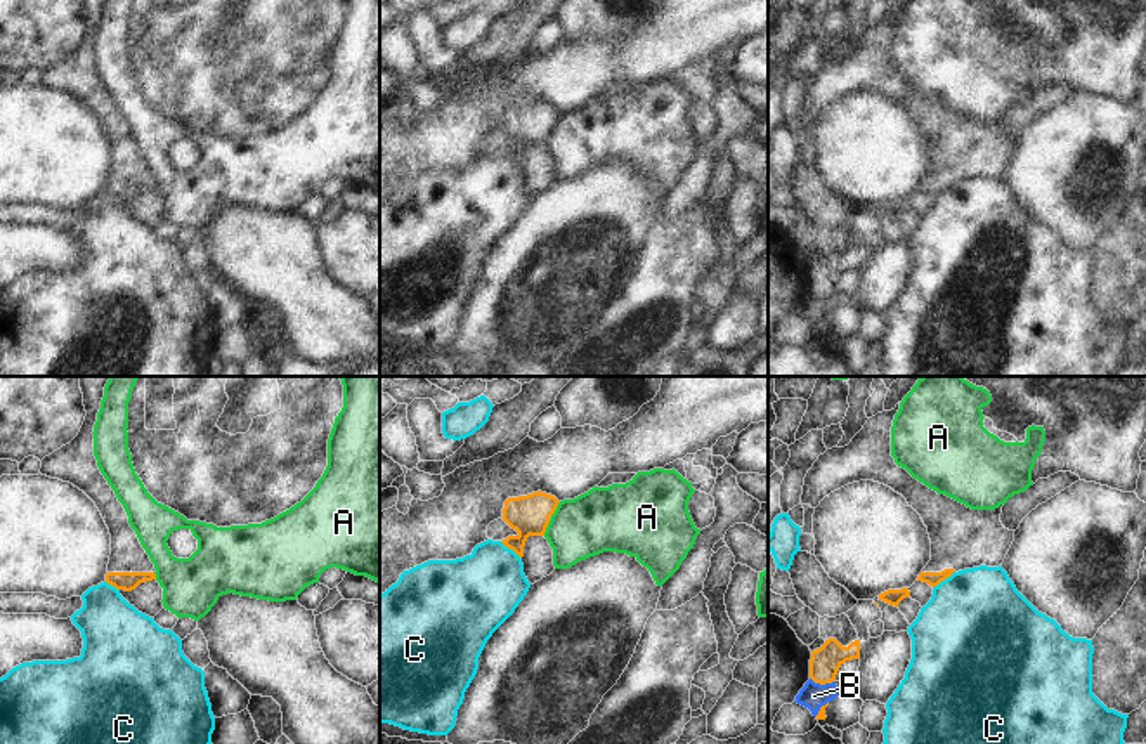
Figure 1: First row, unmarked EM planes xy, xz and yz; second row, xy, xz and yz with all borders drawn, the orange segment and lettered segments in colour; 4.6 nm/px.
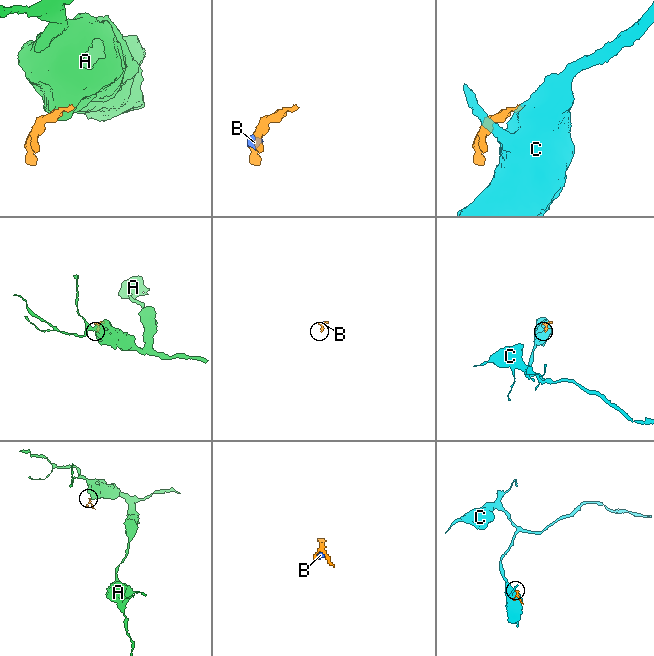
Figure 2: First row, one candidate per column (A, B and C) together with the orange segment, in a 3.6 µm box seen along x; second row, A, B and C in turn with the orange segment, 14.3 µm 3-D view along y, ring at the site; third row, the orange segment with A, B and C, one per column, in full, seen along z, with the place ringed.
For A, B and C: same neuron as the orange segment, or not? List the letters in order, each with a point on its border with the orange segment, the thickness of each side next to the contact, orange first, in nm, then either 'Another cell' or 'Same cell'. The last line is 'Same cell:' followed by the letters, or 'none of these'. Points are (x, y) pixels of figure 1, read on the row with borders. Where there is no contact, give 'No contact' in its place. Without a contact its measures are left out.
A: Touches orange at xz (555, 509). Thickness 190 nm (orange) against 300 nm. Another cell
B: Touches orange at yz (822, 684). Thickness 140 nm (orange) against 120 nm. Another cell
C: Touches orange at yz (944, 580). Thickness 70 nm (orange) against 480 nm. Another cell
Same cell: none of these.

